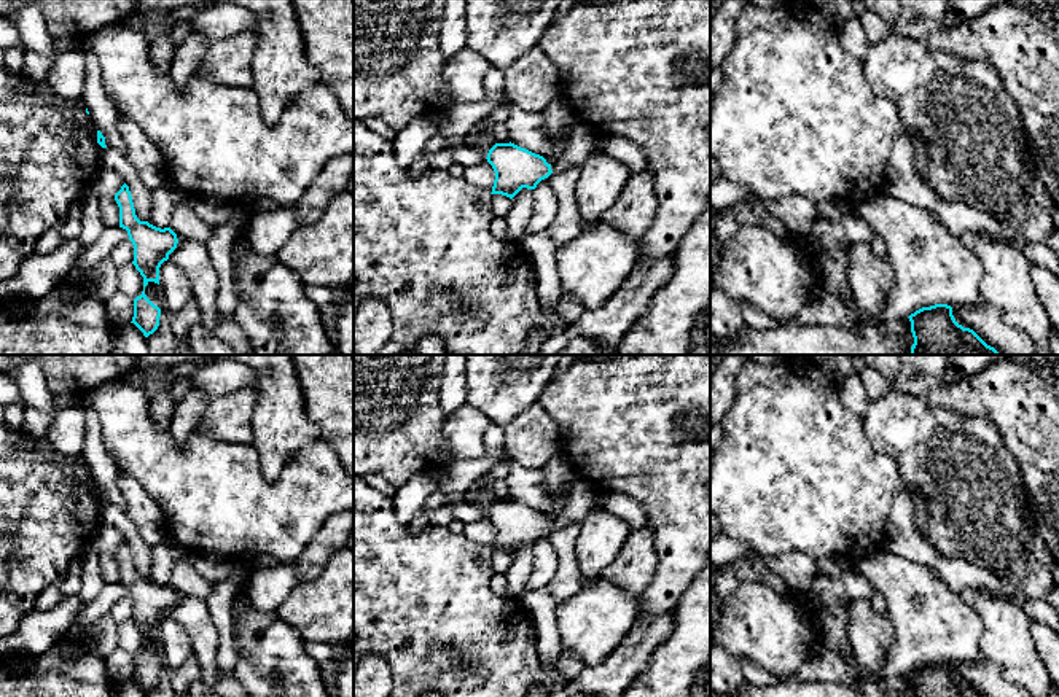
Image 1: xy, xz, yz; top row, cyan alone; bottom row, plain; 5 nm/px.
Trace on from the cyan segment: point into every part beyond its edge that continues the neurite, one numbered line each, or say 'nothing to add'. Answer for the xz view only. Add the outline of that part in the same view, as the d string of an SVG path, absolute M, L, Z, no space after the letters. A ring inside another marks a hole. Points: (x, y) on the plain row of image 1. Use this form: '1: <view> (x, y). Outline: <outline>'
1: xz (583, 497). Outline: M576 476L561 516L551 522L553 530L580 524L591 511L600 508L597 501L604 498L605 492L597 482Z

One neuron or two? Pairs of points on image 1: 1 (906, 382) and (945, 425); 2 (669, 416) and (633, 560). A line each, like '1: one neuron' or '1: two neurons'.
1: two neurons
2: two neurons

